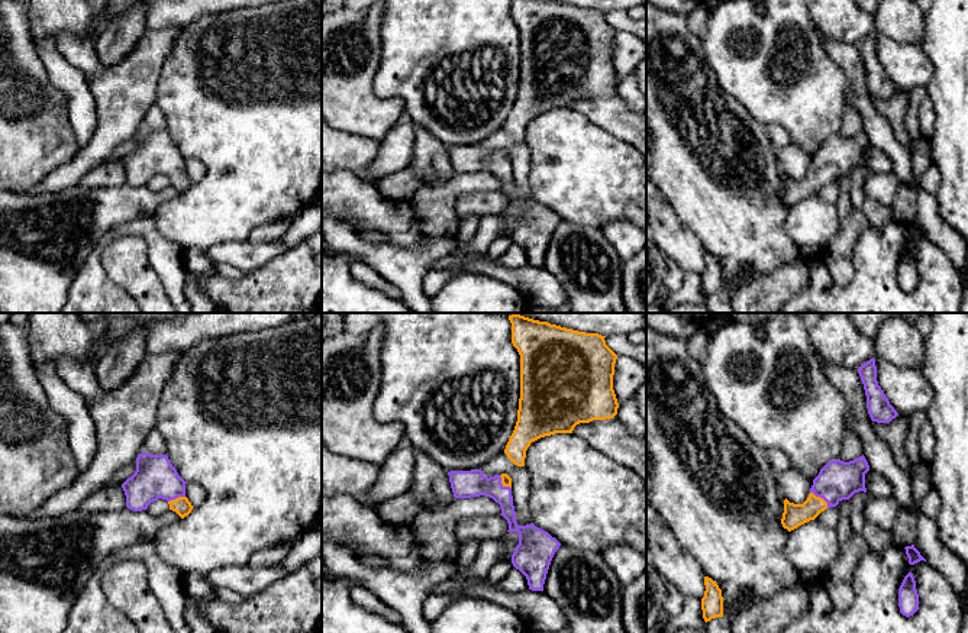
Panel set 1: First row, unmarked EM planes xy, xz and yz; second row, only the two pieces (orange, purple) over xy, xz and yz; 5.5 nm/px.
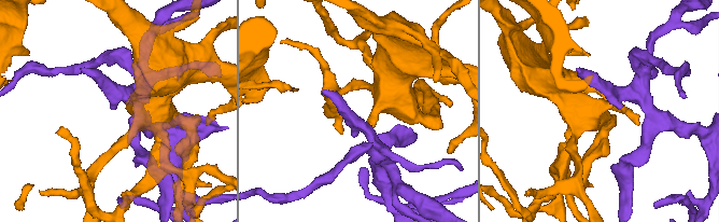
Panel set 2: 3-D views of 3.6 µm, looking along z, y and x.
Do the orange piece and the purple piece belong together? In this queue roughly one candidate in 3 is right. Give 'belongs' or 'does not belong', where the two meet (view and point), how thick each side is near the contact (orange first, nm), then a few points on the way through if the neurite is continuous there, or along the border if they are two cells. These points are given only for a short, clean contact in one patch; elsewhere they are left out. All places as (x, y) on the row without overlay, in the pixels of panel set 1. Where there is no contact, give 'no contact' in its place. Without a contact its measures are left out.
belongs; contact yz (819, 173); calibres 130 and 220 nm; way yz (794, 190), (803, 189), (819, 173), (838, 155)

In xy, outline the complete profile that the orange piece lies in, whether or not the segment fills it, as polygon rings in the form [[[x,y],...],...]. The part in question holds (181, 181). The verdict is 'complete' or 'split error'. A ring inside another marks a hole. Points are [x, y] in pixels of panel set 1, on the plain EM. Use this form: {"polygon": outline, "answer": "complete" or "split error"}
{"polygon": [[[142,127],[136,133],[136,146],[122,164],[126,171],[126,183],[133,187],[146,185],[158,174],[167,175],[170,185],[181,194],[193,185],[185,172],[185,156],[178,151],[167,130]]], "answer": "split error"}

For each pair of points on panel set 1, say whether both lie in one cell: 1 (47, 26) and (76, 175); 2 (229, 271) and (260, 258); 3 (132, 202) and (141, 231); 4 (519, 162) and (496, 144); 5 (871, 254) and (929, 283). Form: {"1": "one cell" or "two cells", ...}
{"1": "two cells", "2": "two cells", "3": "two cells", "4": "one cell", "5": "one cell"}

